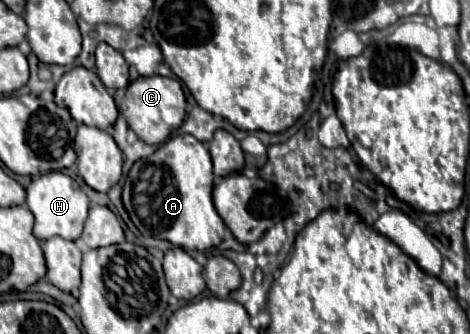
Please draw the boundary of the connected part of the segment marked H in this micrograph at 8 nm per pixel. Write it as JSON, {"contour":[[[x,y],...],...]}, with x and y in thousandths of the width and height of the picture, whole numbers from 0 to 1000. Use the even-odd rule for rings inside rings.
{"contour":[[[102,515],[89,527],[72,527],[64,557],[55,563],[55,617],[77,653],[72,671],[72,707],[81,719],[102,719],[111,707],[132,707],[140,719],[166,719],[179,683],[179,659],[187,647],[191,599],[179,581],[179,569],[153,539],[149,527],[132,515]]]}

